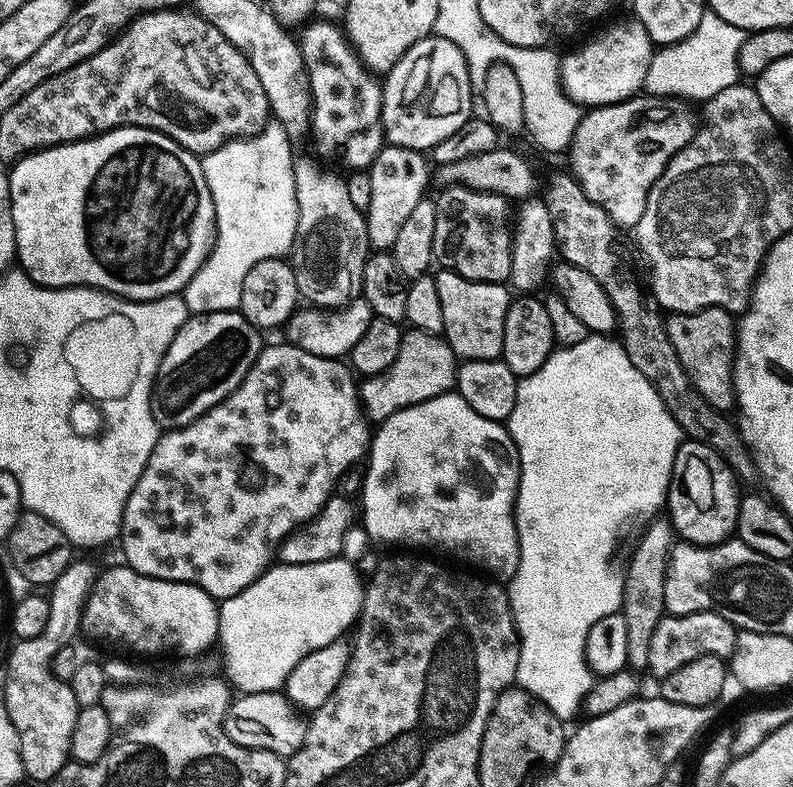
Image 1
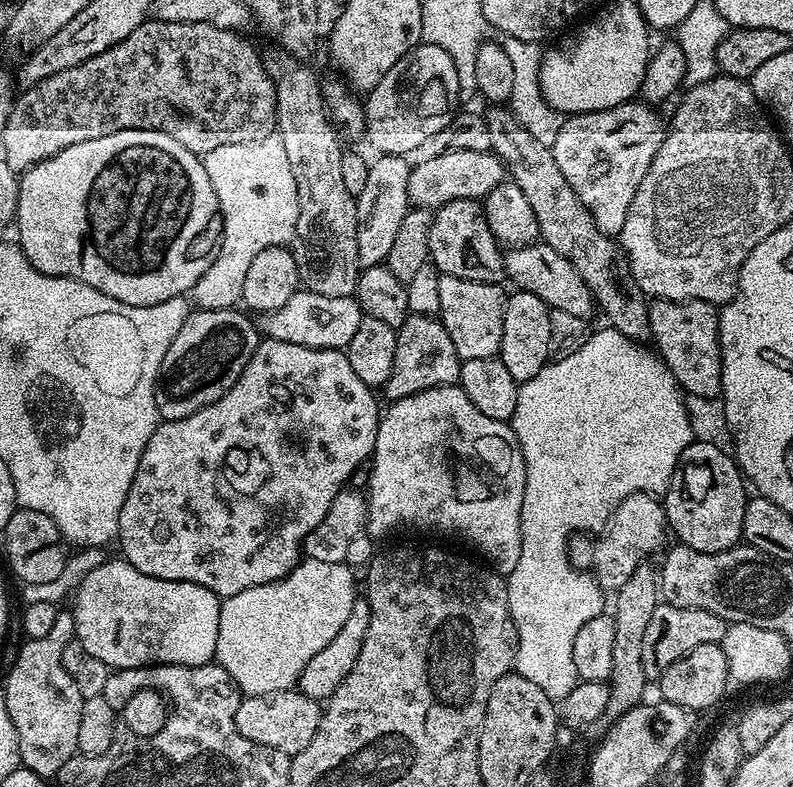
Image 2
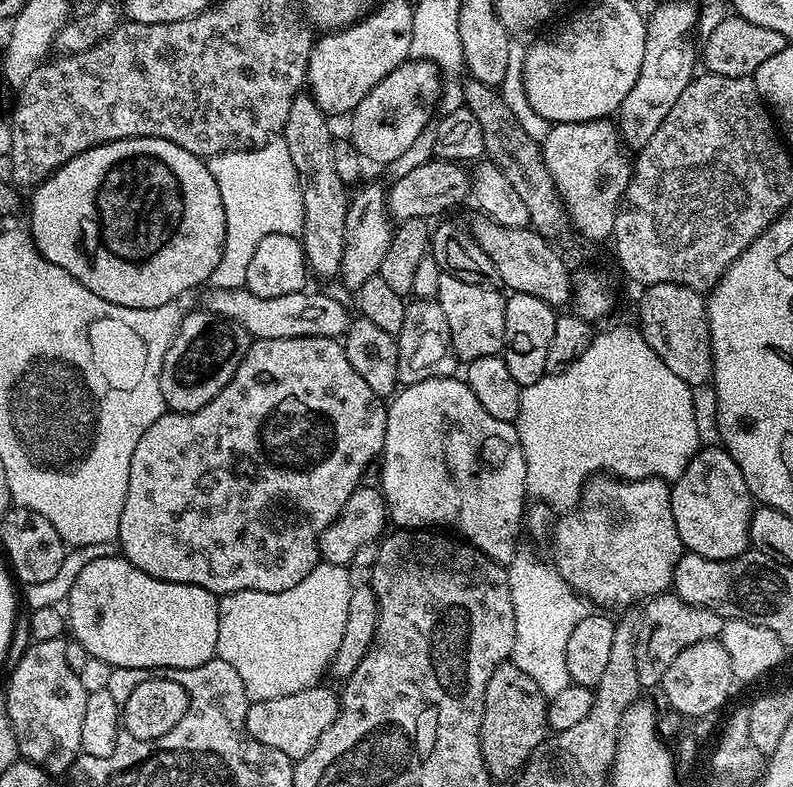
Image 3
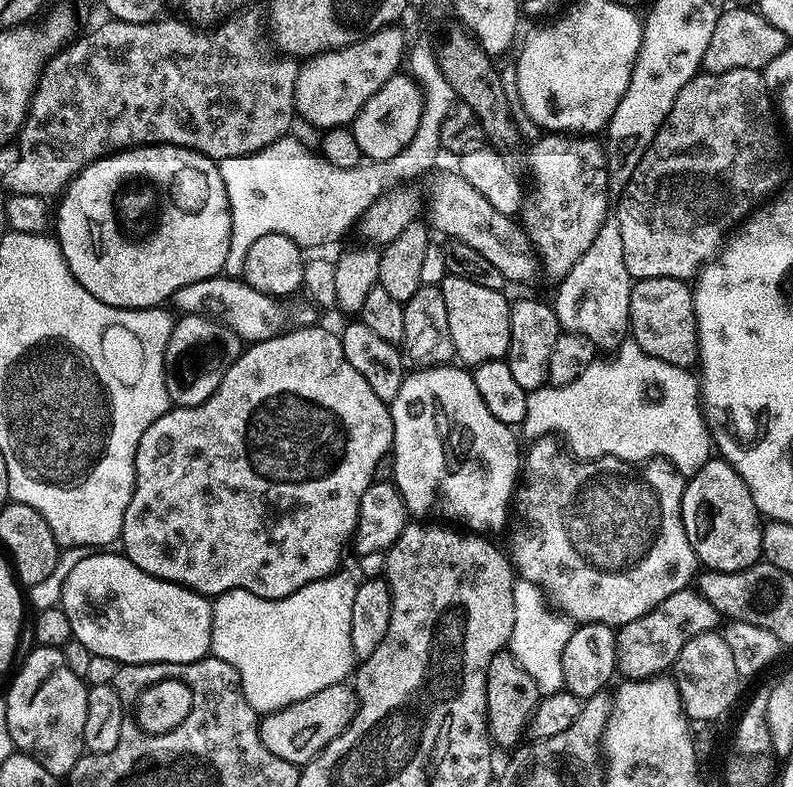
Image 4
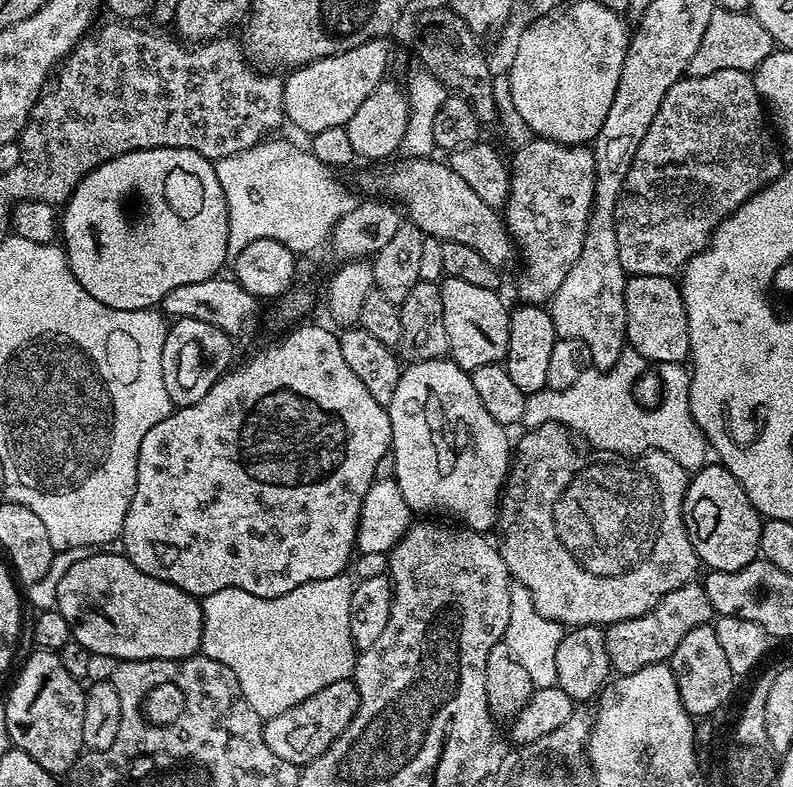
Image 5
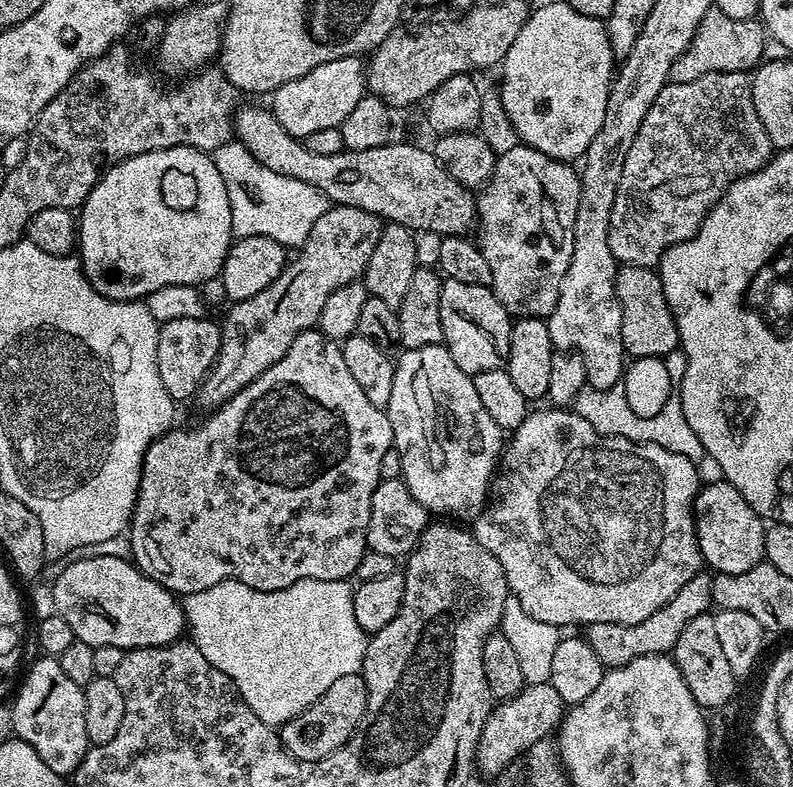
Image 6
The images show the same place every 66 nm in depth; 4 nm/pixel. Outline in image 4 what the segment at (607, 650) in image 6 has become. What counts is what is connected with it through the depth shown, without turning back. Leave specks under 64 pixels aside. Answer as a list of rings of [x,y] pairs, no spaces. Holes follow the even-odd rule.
[[[697,591],[670,594],[670,598],[654,610],[642,614],[642,618],[619,625],[616,632],[616,667],[619,675],[629,680],[651,680],[667,673],[690,638],[717,631],[721,620],[720,612],[714,610],[714,606],[710,606],[710,602],[706,602]]]

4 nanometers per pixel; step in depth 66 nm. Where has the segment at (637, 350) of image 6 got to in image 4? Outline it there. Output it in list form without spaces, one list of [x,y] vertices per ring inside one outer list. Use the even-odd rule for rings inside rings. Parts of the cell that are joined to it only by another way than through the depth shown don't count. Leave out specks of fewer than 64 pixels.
[[[646,278],[633,283],[630,290],[628,326],[631,339],[646,354],[670,362],[670,366],[691,369],[700,359],[700,339],[696,311],[692,301],[693,289],[678,278]]]

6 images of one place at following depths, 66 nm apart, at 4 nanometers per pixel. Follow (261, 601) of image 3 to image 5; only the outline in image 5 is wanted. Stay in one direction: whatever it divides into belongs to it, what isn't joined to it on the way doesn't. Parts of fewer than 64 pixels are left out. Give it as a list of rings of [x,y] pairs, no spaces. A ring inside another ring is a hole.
[[[341,574],[318,582],[306,582],[290,590],[290,594],[269,600],[237,588],[218,590],[203,597],[203,655],[234,670],[234,678],[238,678],[238,686],[246,702],[250,702],[250,706],[262,718],[282,714],[284,710],[290,710],[290,706],[322,690],[322,686],[347,680],[353,675],[358,655],[350,630],[350,598],[354,584],[346,577]]]

